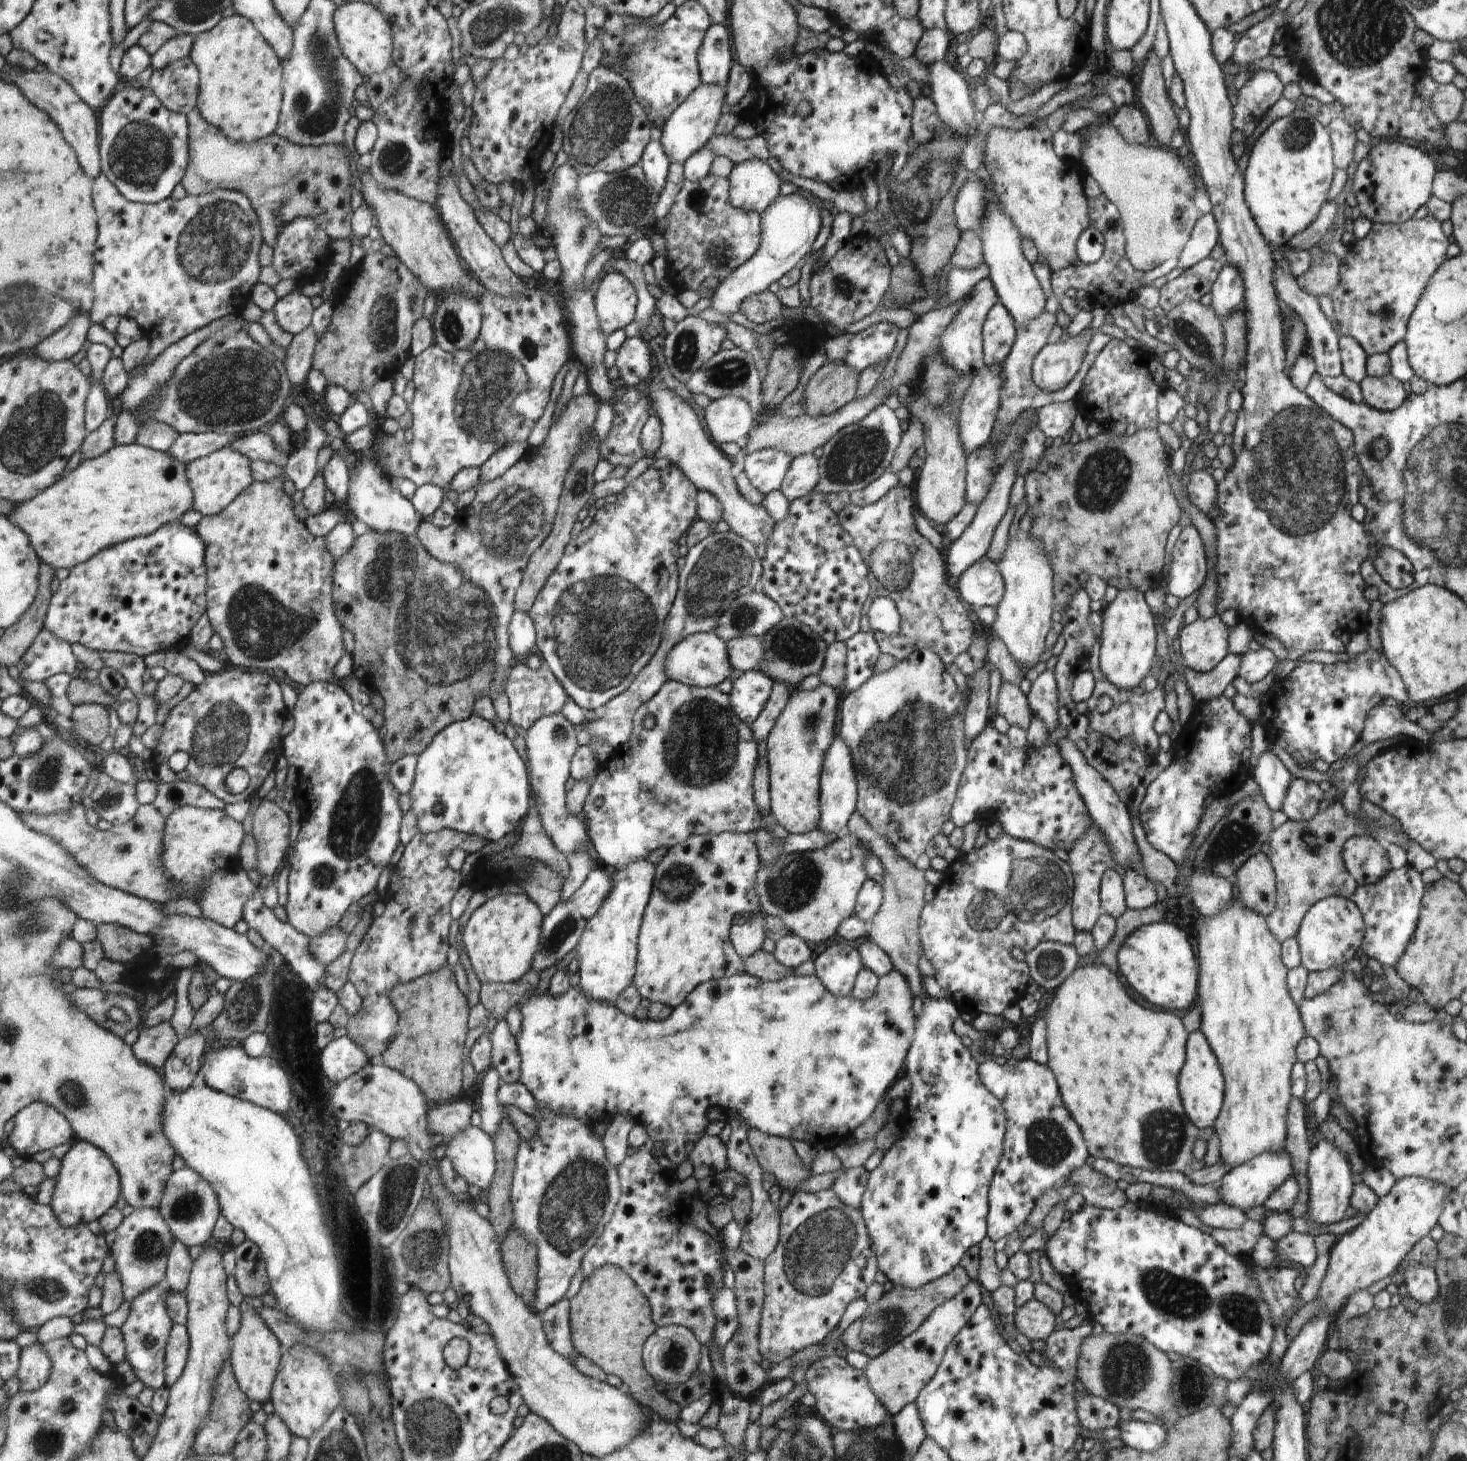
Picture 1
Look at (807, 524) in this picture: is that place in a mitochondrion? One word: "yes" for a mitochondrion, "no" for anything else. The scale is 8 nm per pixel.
no

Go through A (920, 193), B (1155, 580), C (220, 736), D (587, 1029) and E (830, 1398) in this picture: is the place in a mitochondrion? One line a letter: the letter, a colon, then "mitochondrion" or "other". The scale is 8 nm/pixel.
A: mitochondrion
B: other
C: mitochondrion
D: other
E: other

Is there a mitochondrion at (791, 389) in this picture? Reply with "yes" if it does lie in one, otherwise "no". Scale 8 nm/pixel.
no

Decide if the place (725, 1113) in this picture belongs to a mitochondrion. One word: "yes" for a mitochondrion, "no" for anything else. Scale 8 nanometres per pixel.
no

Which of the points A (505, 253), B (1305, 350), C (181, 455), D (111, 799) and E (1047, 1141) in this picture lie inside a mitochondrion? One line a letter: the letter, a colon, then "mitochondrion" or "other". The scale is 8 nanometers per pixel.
A: other
B: other
C: other
D: mitochondrion
E: mitochondrion

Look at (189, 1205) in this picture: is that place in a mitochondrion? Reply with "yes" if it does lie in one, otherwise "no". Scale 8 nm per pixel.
yes

